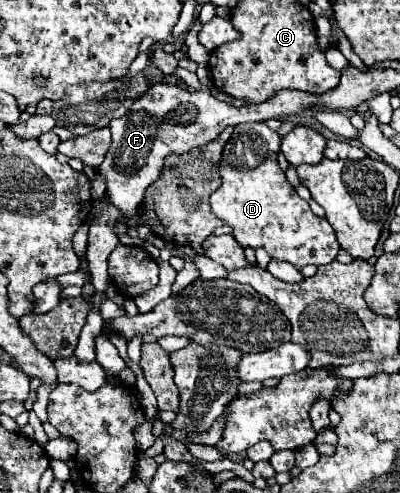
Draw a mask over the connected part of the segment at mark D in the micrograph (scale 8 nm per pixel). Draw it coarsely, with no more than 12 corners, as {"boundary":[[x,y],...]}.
{"boundary":[[267,123],[237,125],[211,211],[297,269],[339,253]]}

